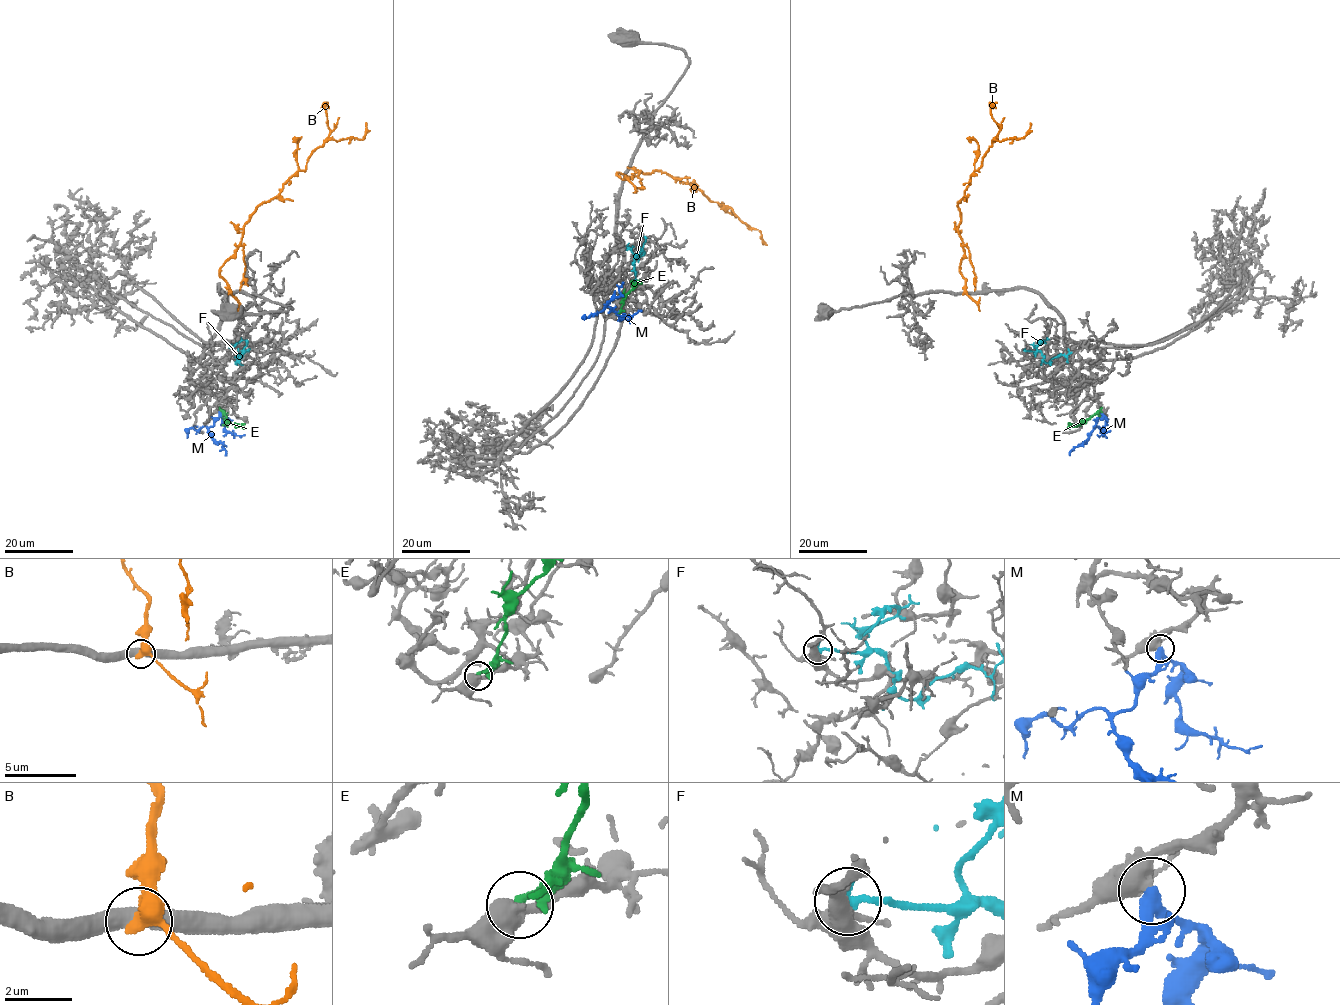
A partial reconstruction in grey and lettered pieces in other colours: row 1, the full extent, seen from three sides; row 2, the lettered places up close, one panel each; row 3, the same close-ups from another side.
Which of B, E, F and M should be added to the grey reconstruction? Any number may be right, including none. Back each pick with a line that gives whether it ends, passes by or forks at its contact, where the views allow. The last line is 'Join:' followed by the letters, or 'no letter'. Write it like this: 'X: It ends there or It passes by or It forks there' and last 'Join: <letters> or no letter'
M: It passes by
Join: M

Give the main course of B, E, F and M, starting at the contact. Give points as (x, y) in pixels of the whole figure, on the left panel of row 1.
B: (228, 293), (219, 268), (234, 253), (253, 212), (305, 170), (307, 159), (323, 143), (363, 139), (366, 123)
E: (219, 408), (229, 422), (240, 426), (244, 423)
F: (249, 350), (244, 351), (238, 362), (238, 349)
M: (219, 411), (208, 432), (223, 445), (225, 455)

